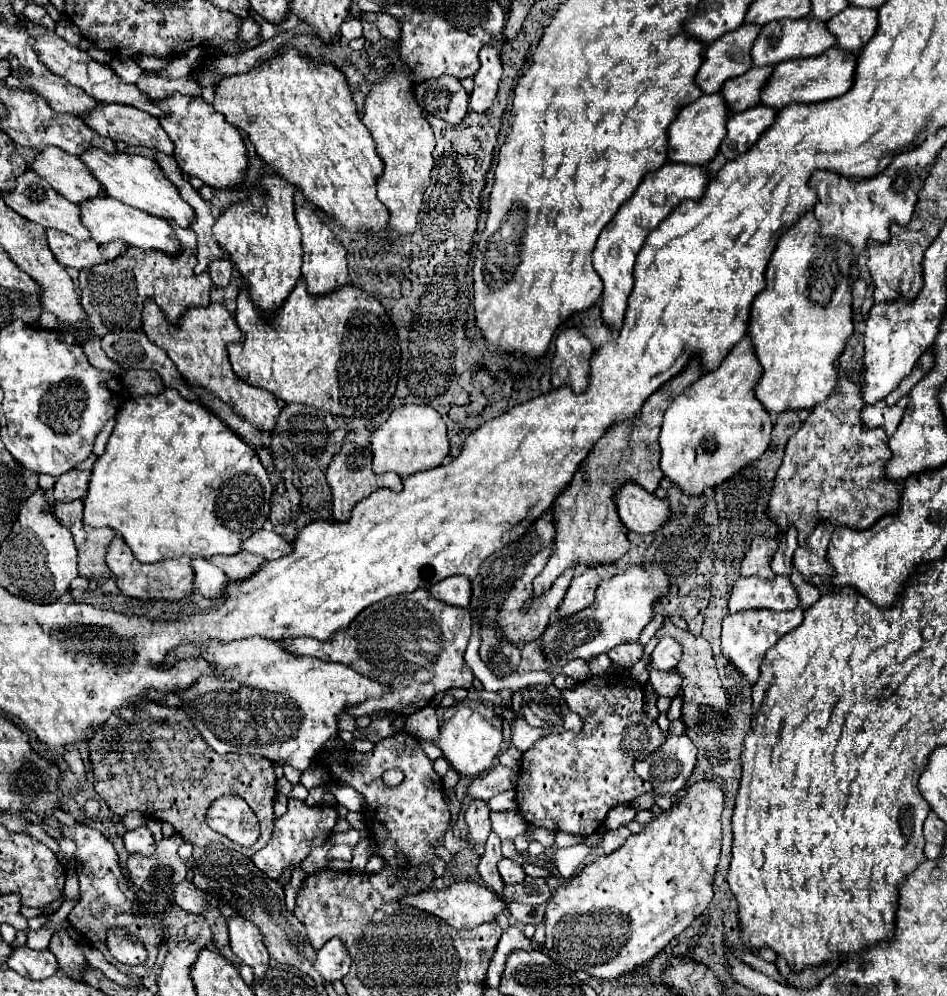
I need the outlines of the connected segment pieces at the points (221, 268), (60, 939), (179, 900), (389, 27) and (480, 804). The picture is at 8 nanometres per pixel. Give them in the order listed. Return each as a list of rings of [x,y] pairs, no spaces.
[[[227,256],[211,262],[211,266],[209,266],[209,274],[211,274],[211,280],[215,286],[227,286],[231,272],[233,272],[233,262]]]
[[[59,930],[53,934],[53,938],[49,942],[49,950],[55,954],[59,968],[63,972],[67,972],[67,976],[71,976],[71,978],[81,976],[79,972],[83,972],[83,968],[85,968],[85,956],[65,930]]]
[[[183,880],[183,884],[175,886],[175,904],[179,904],[183,910],[191,914],[201,914],[209,900],[205,892],[195,888],[189,880]]]
[[[351,12],[351,18],[357,18],[357,20],[365,20],[365,22],[371,22],[379,28],[381,36],[387,38],[387,40],[399,40],[399,24],[395,18],[383,14],[383,12],[377,12],[377,14],[363,14],[363,12]]]
[[[473,798],[465,810],[465,822],[469,826],[469,836],[479,844],[485,842],[491,832],[489,816],[491,816],[491,808],[481,798]]]

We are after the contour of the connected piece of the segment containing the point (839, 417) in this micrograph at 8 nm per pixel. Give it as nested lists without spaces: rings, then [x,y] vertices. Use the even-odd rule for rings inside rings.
[[[857,278],[851,286],[853,294],[853,336],[847,340],[845,352],[841,356],[839,380],[831,396],[823,404],[817,404],[795,436],[789,438],[783,464],[777,470],[771,500],[767,512],[775,516],[779,530],[789,524],[799,530],[799,544],[813,532],[819,520],[829,520],[833,526],[869,528],[885,514],[899,508],[901,492],[899,482],[889,480],[885,466],[891,460],[891,448],[887,444],[887,434],[883,428],[871,432],[863,430],[861,408],[863,408],[863,328],[865,320],[861,316],[861,304],[867,292],[867,282]]]

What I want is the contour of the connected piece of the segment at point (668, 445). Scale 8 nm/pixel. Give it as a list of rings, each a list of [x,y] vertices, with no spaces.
[[[745,336],[715,372],[703,374],[669,404],[659,436],[659,466],[663,476],[683,494],[701,496],[707,488],[715,488],[739,474],[767,450],[773,422],[751,392],[755,380],[759,380],[759,372],[759,362],[751,352],[751,340]]]

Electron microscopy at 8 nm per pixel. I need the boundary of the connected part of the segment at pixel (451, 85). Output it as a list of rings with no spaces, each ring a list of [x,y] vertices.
[[[449,74],[417,84],[415,98],[425,112],[451,124],[459,124],[467,114],[469,94],[461,82]]]

